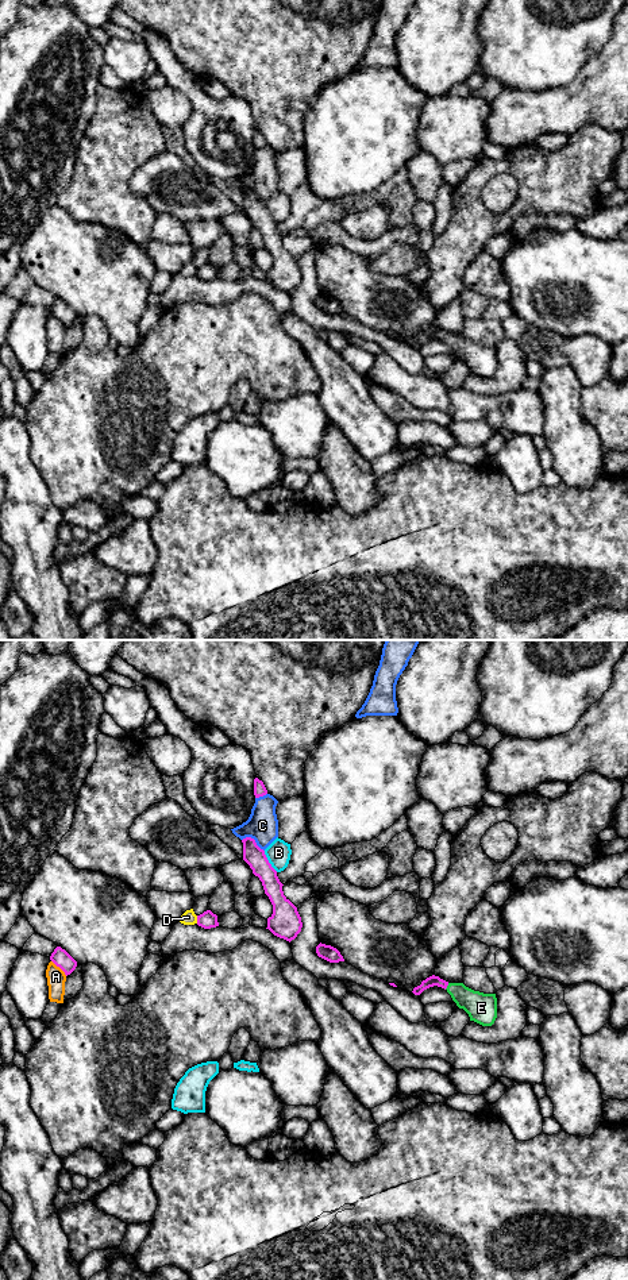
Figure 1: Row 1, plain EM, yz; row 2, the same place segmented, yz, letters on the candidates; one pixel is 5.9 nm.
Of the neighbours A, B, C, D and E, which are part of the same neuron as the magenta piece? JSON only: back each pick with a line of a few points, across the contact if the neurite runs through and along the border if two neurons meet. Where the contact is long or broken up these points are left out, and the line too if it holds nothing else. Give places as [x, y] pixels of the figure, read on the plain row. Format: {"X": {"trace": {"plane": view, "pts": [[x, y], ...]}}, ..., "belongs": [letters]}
{"E": {"trace": {"plane": "yz", "pts": [[432, 332], [447, 336], [481, 359]]}}, "belongs": ["E"]}

